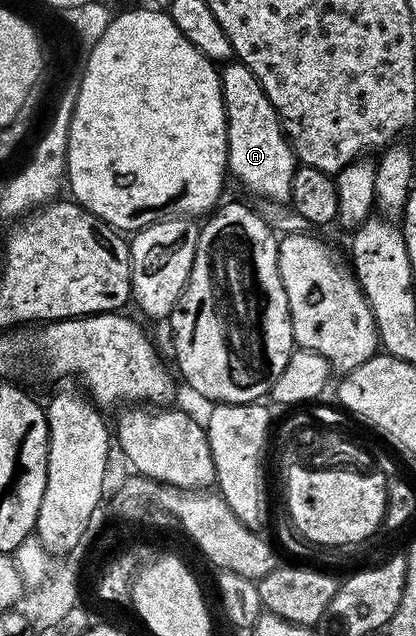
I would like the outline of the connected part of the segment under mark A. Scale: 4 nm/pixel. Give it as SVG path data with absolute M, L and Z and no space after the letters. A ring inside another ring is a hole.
M239 62L225 63L219 74L226 110L229 173L233 177L236 175L246 191L261 196L261 201L274 204L291 201L298 161L284 134L279 114L270 98L266 98L266 90L262 90L262 82L258 82L252 71Z

